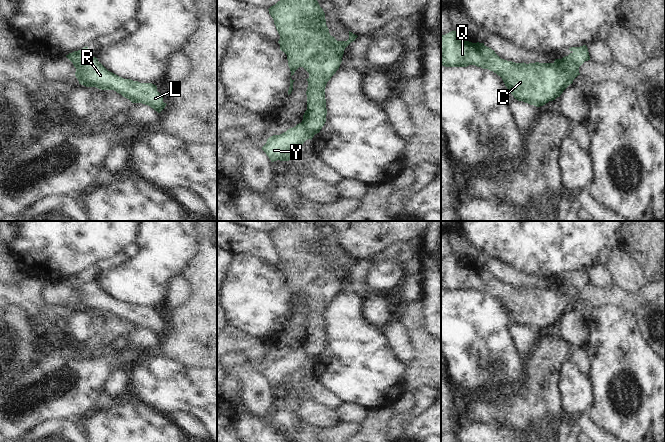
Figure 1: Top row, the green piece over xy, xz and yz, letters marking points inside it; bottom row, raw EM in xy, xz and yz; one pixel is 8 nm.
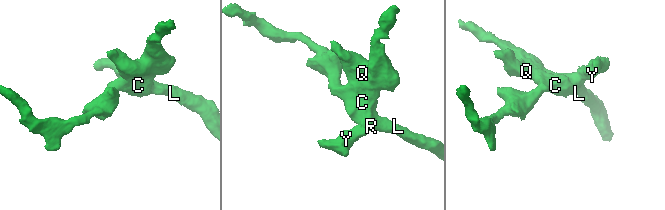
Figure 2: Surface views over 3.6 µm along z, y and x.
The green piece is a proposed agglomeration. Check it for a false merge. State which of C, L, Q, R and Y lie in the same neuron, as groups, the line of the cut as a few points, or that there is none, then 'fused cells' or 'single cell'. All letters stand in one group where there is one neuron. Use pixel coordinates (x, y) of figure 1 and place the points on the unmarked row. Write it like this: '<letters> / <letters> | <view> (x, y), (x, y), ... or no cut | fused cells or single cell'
C L Q R / Y | yz (562, 282), (574, 287), (578, 291) | fused cells

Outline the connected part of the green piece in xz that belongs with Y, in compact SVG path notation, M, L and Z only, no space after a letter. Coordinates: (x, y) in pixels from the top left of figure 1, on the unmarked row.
M301 346L280 359L269 361L262 374L271 386L277 384L289 385L297 377L298 372L306 364L312 364L313 361L314 359L308 354L307 350Z

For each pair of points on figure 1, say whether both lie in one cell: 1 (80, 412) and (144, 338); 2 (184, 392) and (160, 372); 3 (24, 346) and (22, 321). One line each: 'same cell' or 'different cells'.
1: same cell
2: same cell
3: same cell

